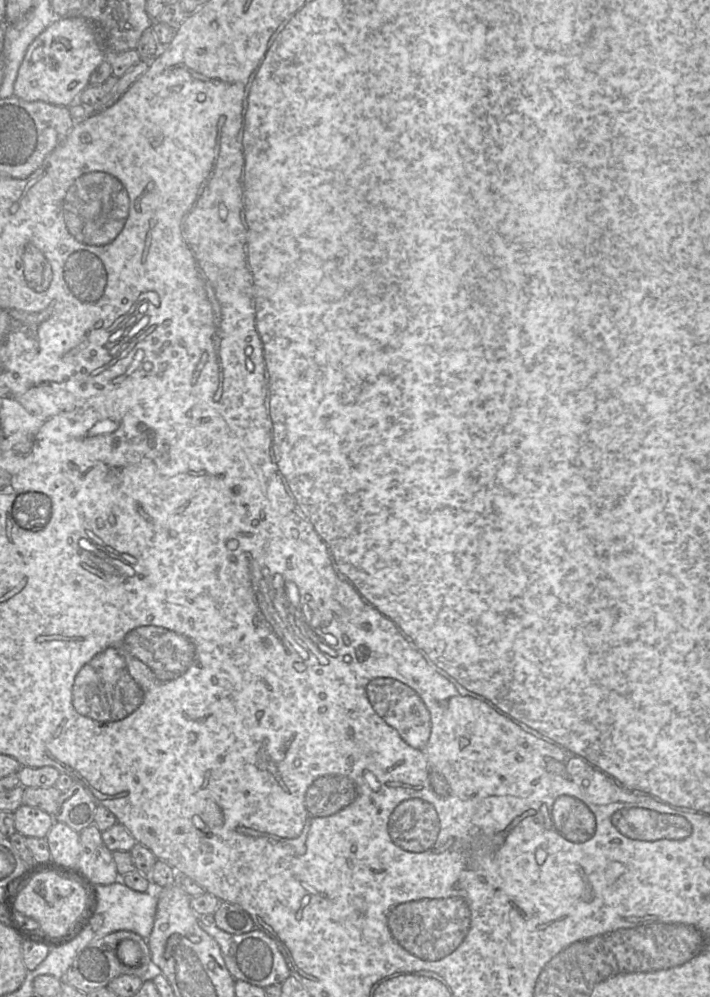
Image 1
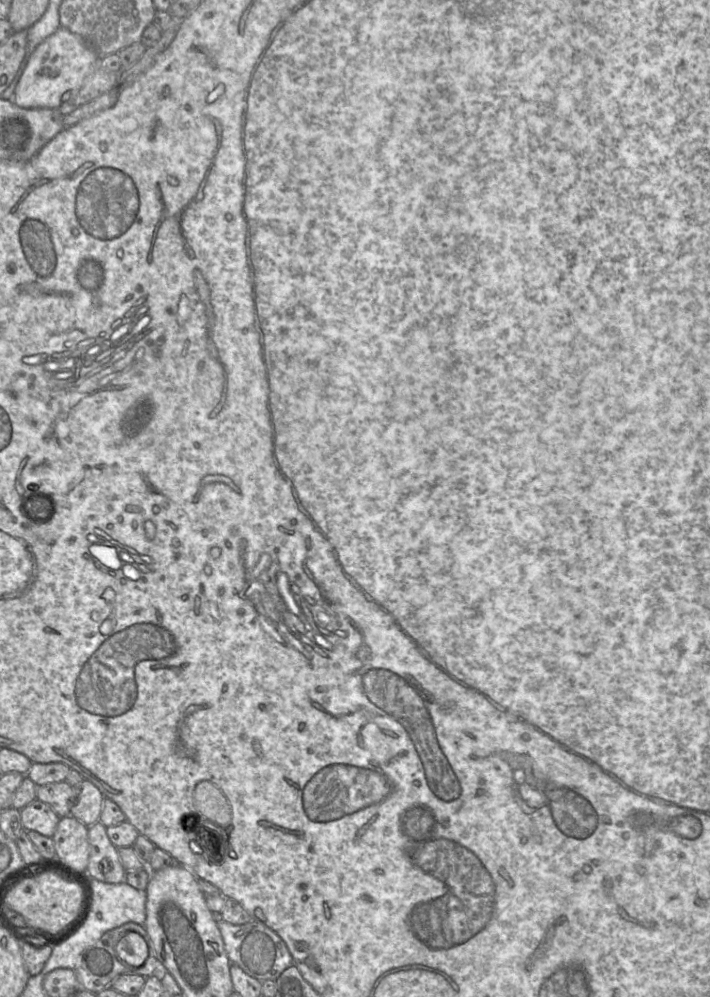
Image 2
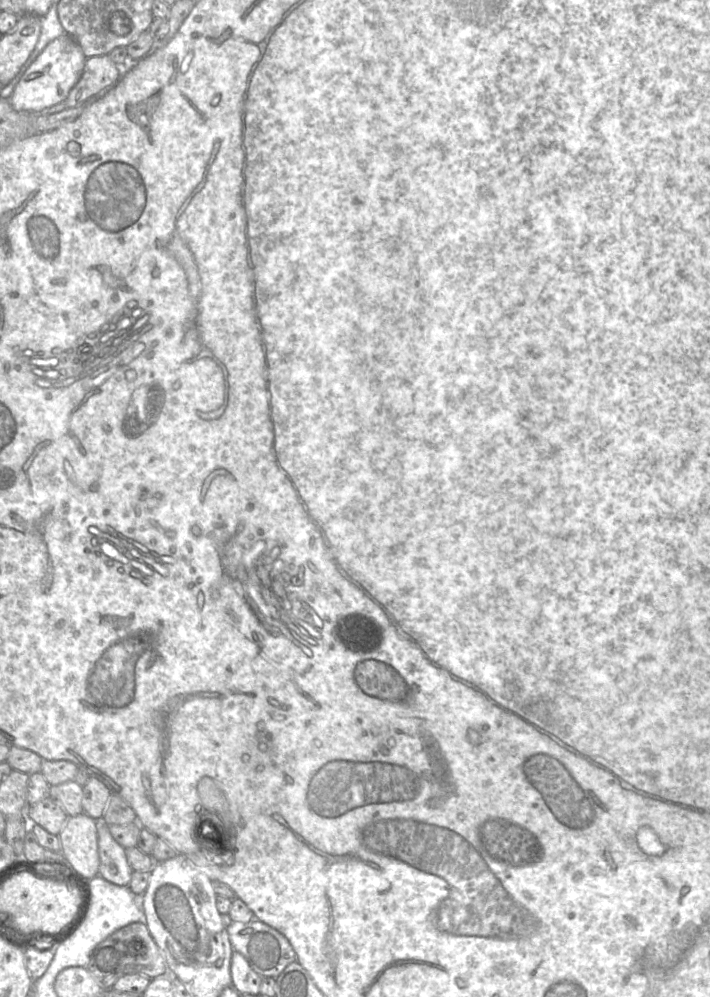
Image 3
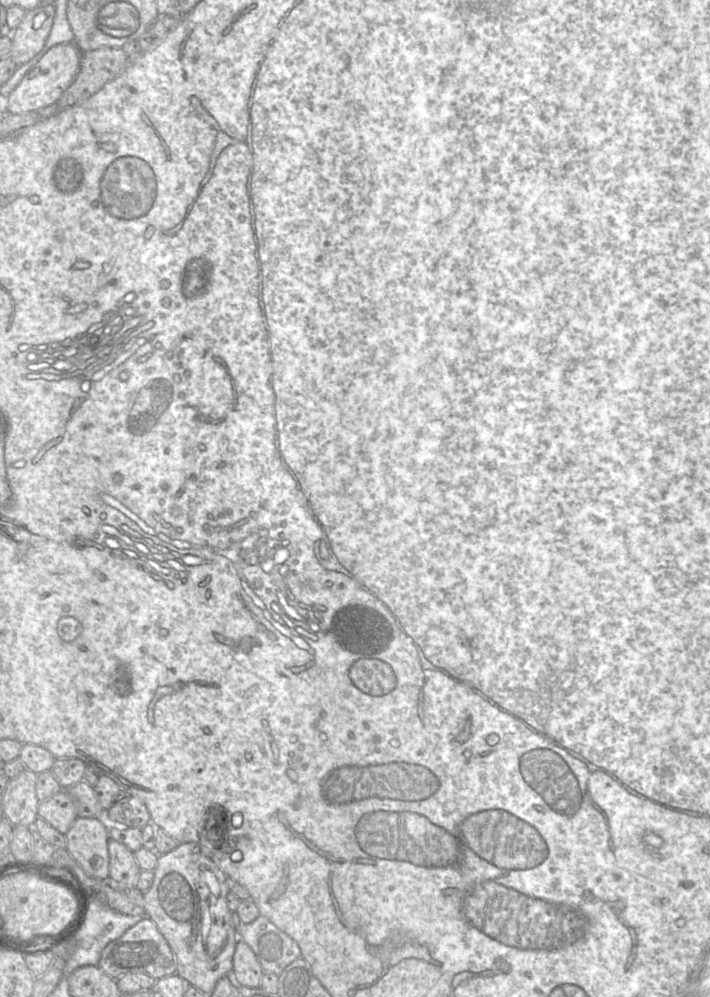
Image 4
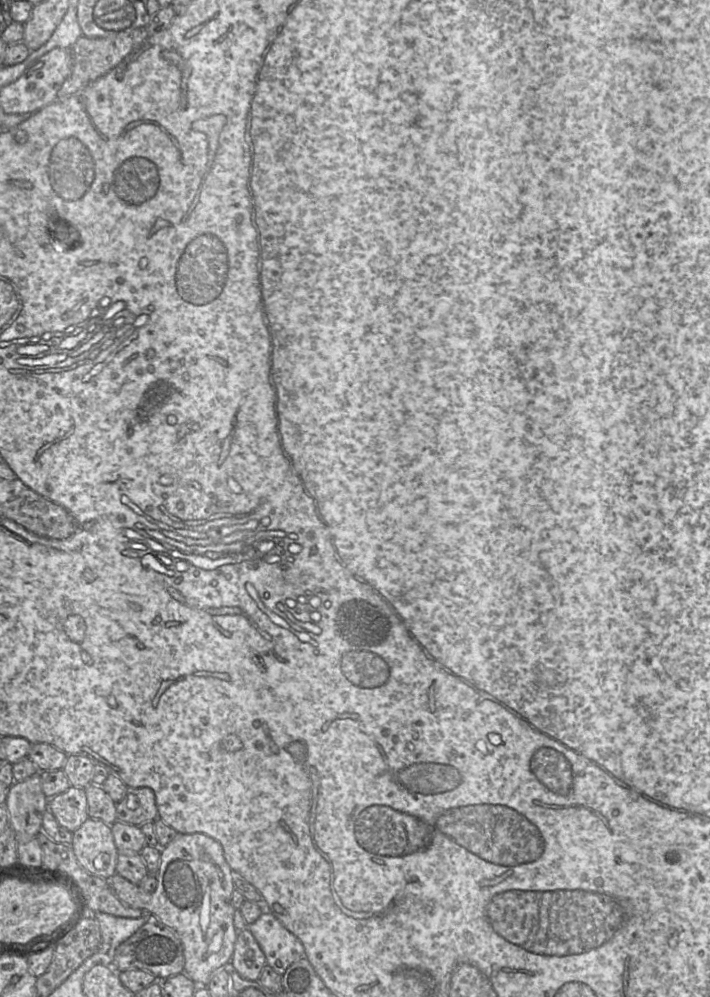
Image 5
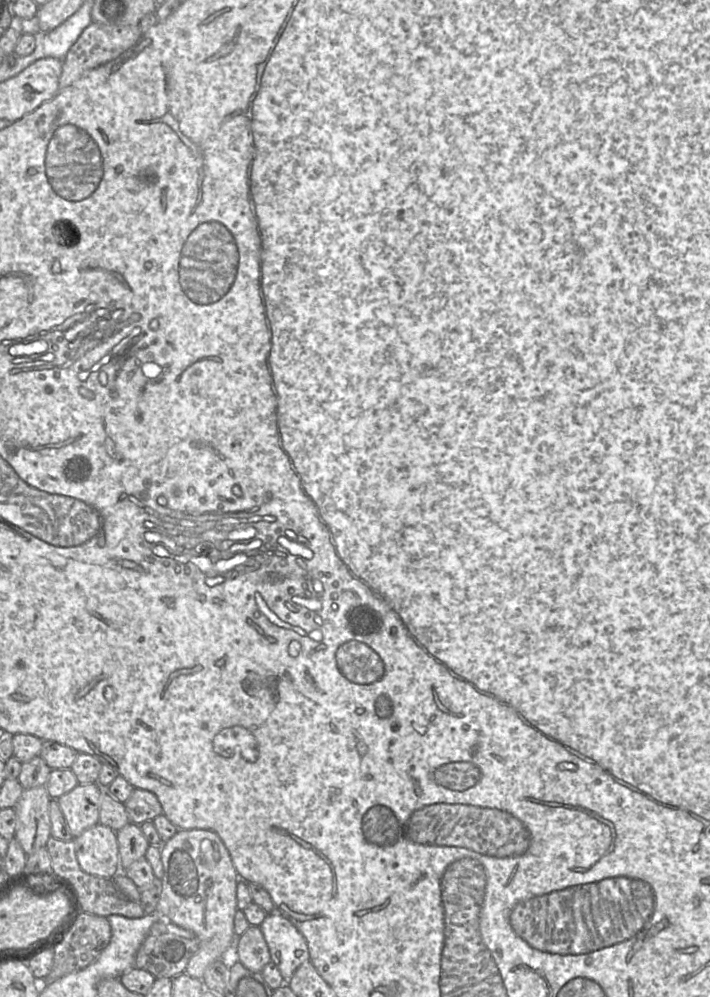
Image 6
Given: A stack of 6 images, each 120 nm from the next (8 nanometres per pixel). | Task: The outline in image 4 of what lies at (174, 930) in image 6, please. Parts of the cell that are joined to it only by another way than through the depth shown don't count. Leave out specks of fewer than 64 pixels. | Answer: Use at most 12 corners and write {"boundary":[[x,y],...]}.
{"boundary":[[149,917],[111,941],[98,967],[114,979],[176,974],[176,957]]}

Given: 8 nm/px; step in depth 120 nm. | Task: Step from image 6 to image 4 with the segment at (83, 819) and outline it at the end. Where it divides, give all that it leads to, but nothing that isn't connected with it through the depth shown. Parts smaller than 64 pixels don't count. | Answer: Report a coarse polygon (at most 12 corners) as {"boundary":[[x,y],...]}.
{"boundary":[[61,790],[40,801],[38,817],[65,835],[78,815]]}

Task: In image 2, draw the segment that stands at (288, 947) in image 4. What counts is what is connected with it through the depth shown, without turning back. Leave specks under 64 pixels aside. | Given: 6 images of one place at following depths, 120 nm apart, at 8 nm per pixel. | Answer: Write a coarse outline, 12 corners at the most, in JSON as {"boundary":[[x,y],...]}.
{"boundary":[[262,922],[217,924],[231,964],[259,981],[294,965]]}

